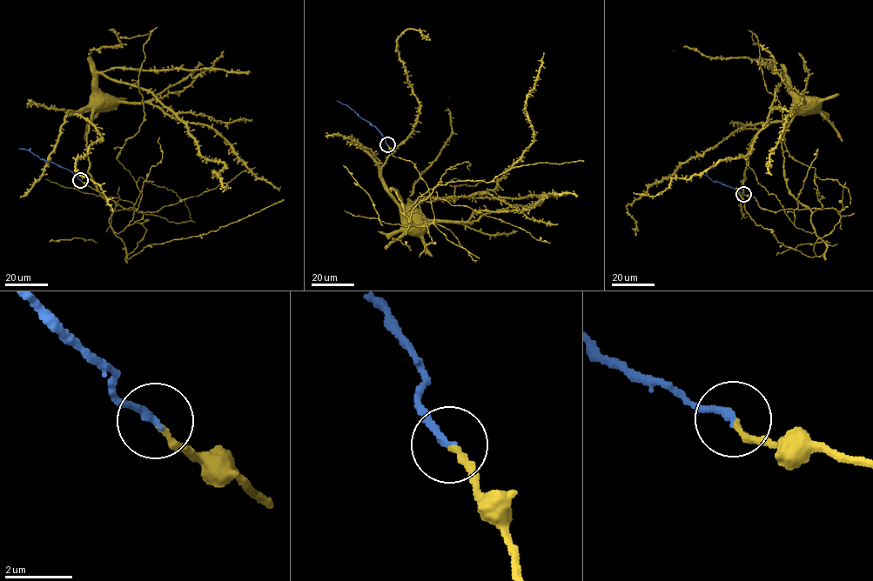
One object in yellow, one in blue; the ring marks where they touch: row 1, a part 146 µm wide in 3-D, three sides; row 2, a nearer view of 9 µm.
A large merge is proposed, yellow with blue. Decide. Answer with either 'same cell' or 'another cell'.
same cell

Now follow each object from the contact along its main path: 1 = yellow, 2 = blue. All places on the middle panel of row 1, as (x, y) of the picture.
1: (387, 144), (395, 157), (415, 165), (430, 196), (433, 221), (417, 226), (391, 188), (406, 212)
2: (387, 144), (374, 126), (337, 100)

